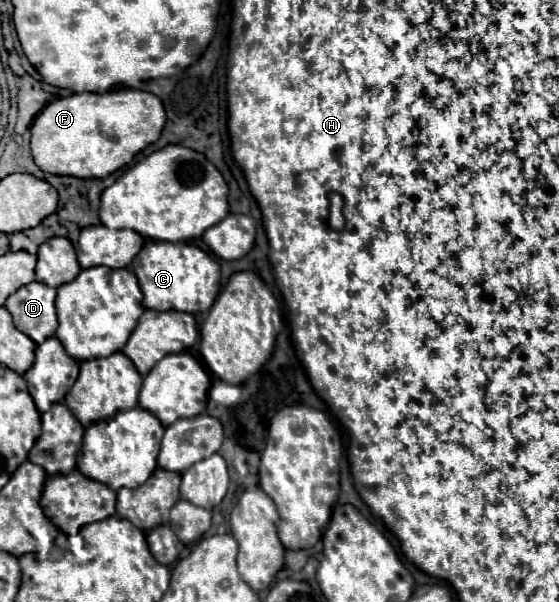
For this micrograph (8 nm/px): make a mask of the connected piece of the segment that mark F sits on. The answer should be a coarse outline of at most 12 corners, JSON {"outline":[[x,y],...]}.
{"outline":[[147,91],[53,99],[31,127],[45,173],[107,177],[159,139]]}

